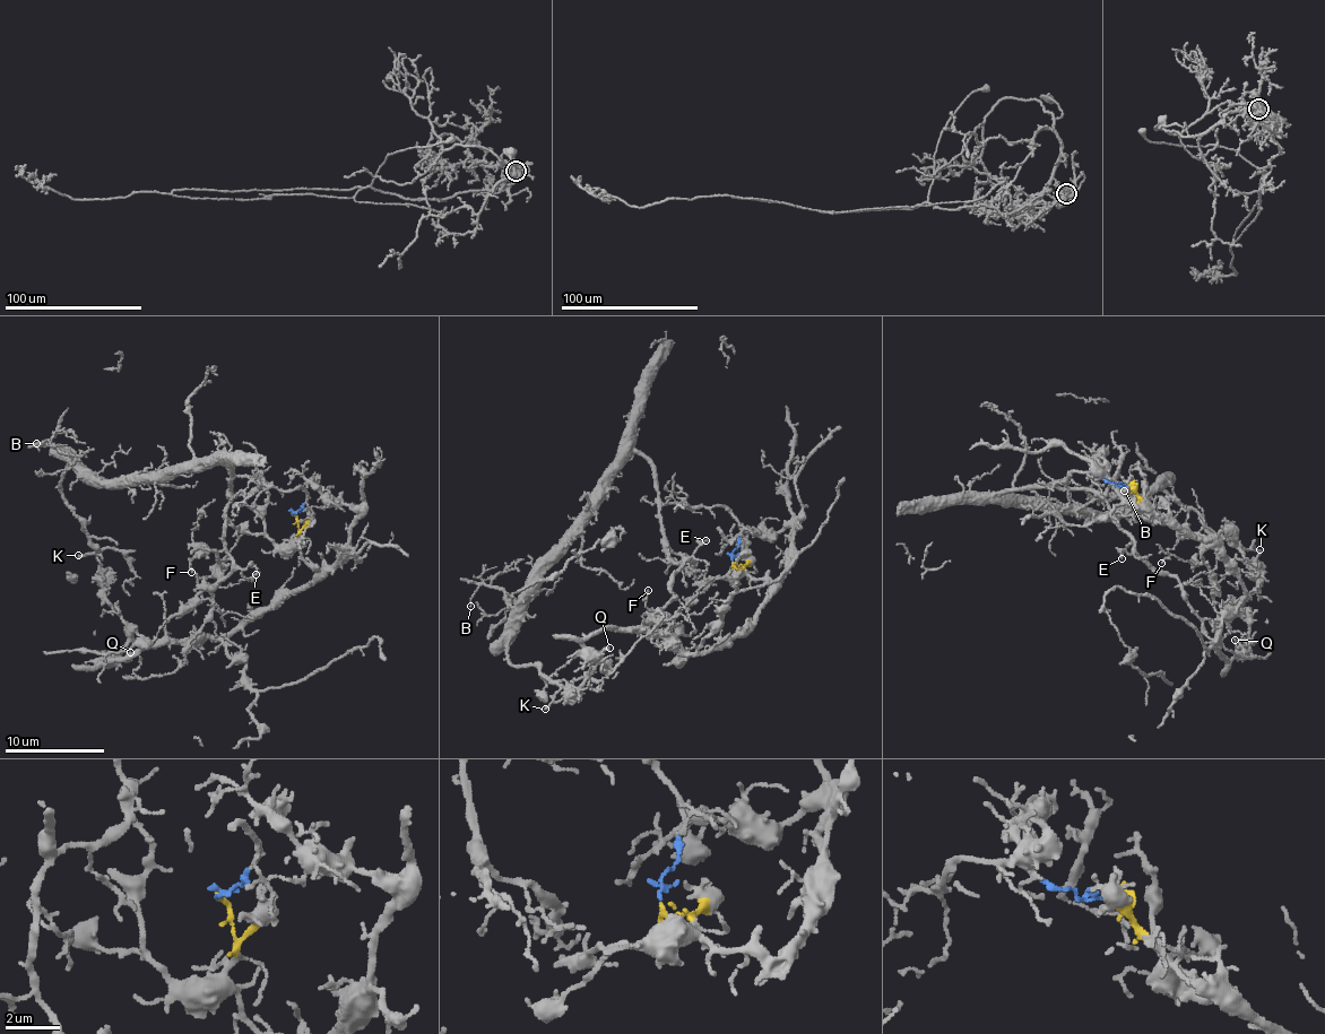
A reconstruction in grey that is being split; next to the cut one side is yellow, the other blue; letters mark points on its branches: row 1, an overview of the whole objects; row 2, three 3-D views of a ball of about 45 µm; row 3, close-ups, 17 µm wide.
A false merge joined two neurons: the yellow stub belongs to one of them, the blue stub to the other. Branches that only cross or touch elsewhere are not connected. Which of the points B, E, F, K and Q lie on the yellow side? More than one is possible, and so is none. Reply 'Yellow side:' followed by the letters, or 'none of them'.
Yellow side: F, Q

